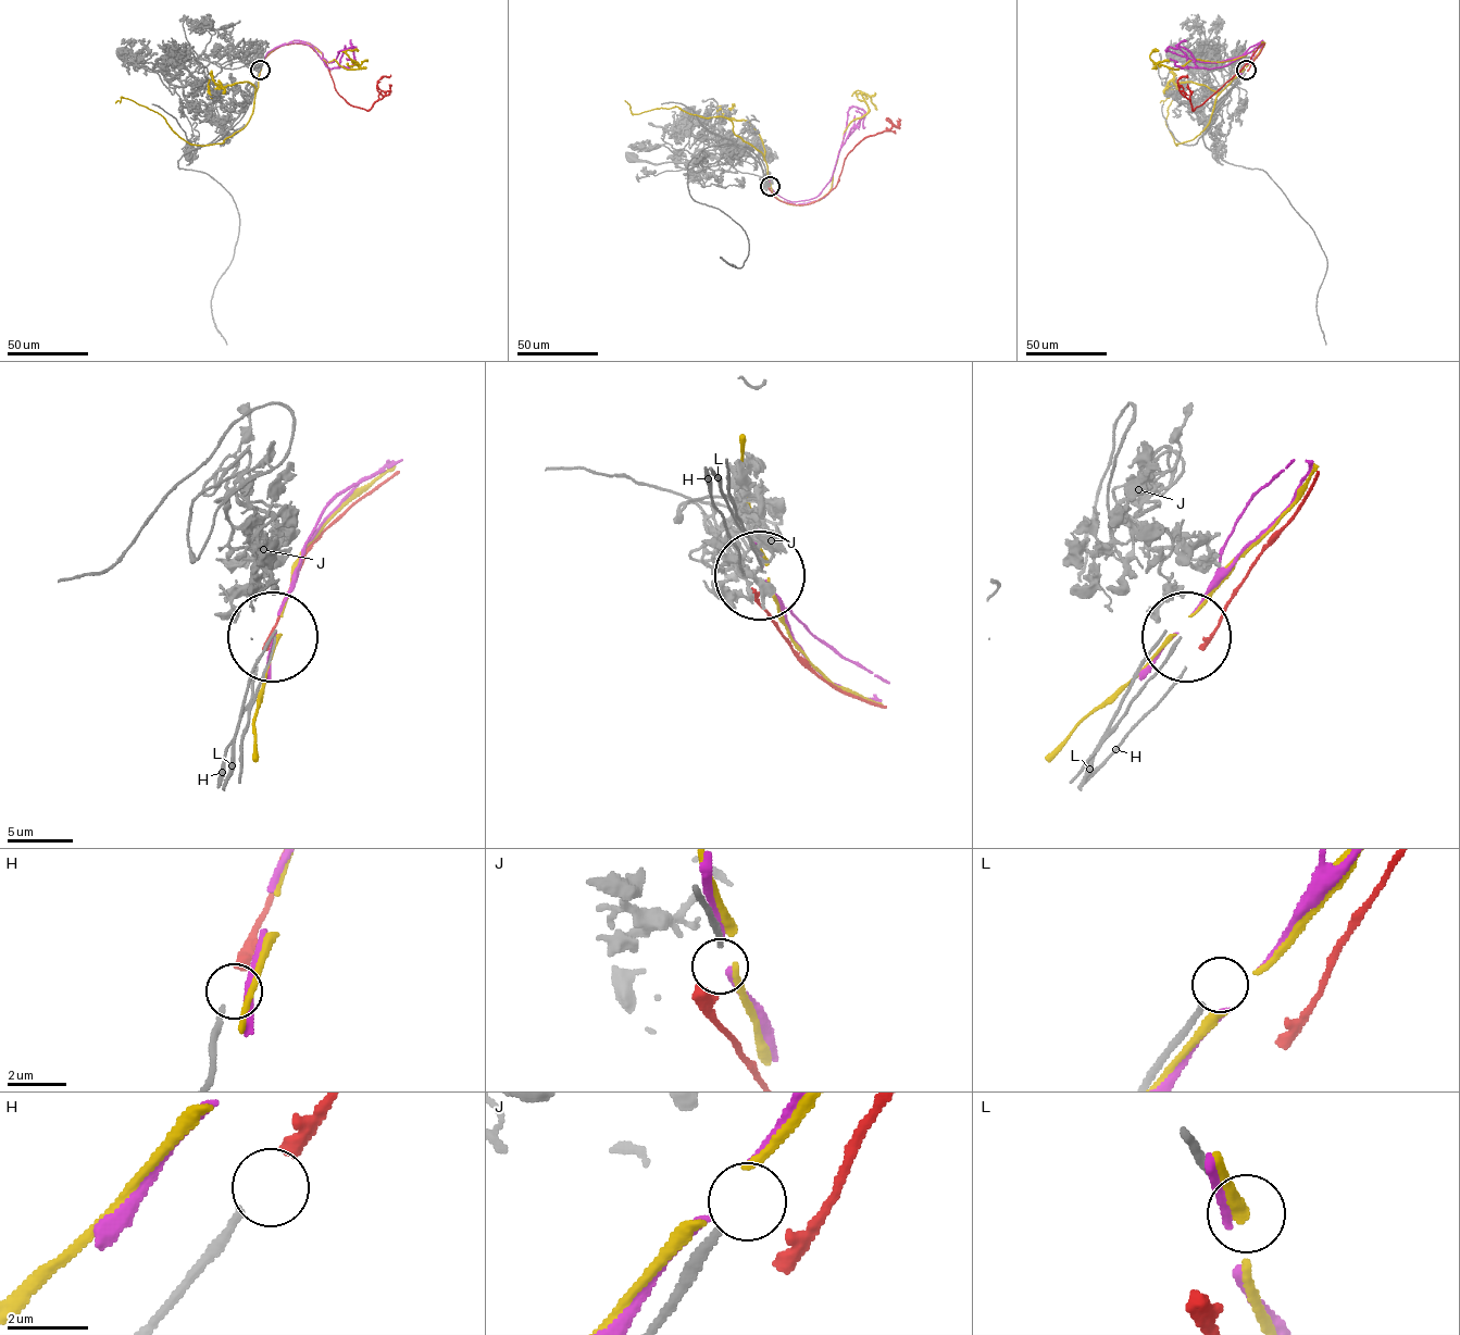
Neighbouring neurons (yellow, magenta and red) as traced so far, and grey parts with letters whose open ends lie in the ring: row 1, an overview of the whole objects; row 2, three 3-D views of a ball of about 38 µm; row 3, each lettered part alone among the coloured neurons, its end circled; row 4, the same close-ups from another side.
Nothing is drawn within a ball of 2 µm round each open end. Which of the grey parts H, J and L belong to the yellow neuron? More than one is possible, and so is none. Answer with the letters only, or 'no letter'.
no letter

